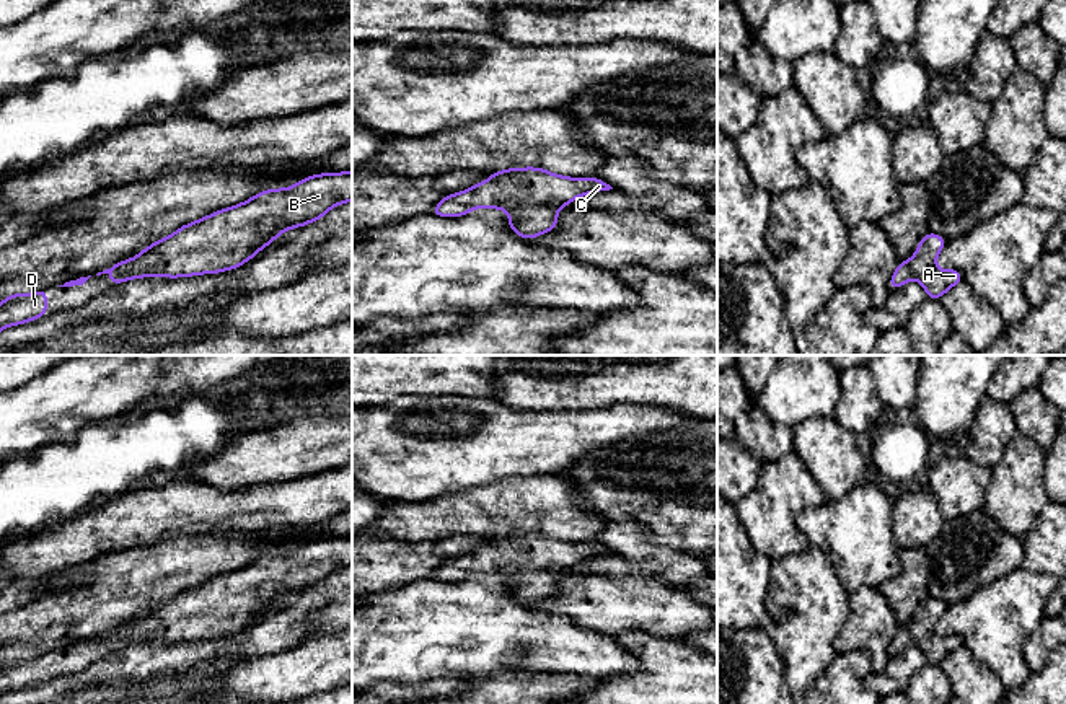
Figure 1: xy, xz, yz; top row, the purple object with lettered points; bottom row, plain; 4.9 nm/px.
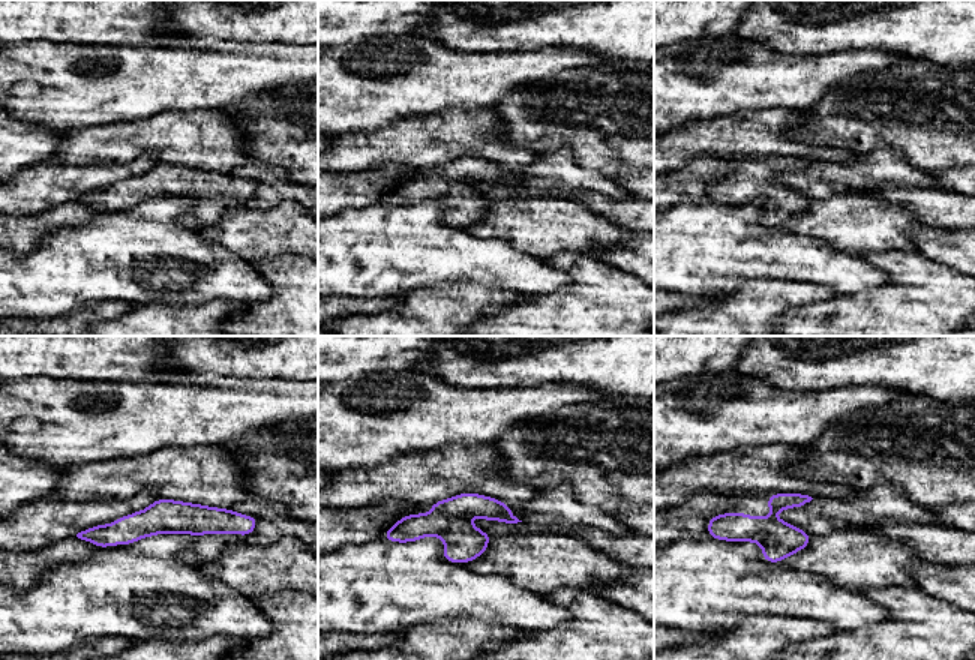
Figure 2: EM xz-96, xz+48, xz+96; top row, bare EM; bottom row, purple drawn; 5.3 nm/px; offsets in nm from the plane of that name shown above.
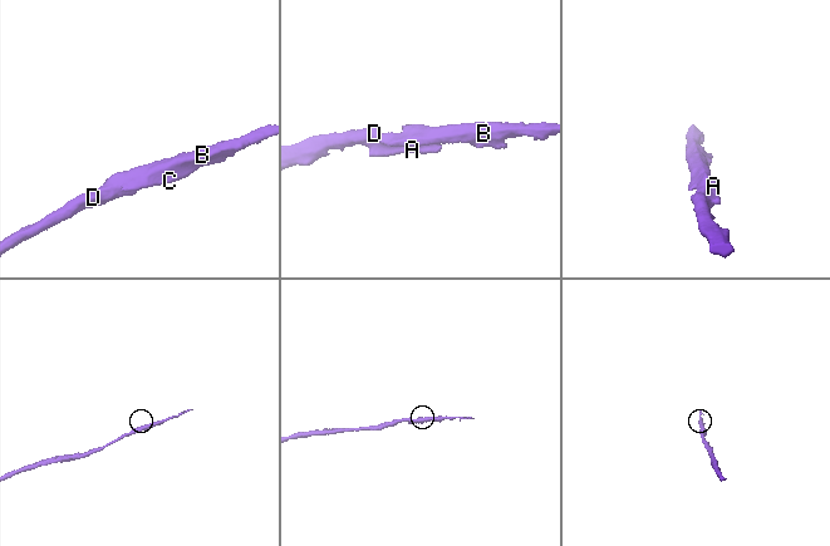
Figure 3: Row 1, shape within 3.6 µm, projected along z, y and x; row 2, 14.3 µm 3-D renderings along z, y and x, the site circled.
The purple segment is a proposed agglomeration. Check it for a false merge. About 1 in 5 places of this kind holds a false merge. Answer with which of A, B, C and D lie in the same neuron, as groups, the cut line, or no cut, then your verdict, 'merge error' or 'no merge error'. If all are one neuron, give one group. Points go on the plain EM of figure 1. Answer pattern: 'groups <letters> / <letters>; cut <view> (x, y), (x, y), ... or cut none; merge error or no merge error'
groups A B C D; cut none; no merge error

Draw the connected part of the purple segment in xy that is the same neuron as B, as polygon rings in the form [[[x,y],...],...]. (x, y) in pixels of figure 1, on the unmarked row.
[[[352,536],[313,539],[285,554],[266,554],[233,572],[183,590],[153,606],[134,624],[98,637],[119,650],[148,640],[189,642],[236,634],[289,593],[321,585],[336,570],[352,565]]]

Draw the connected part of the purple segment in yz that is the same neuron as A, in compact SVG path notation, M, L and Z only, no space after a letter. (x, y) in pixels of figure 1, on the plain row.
M927 598L921 603L914 621L910 626L900 626L896 636L888 645L888 653L898 655L910 644L916 644L926 655L927 663L939 665L949 653L963 645L957 634L939 636L936 624L947 605L942 600Z

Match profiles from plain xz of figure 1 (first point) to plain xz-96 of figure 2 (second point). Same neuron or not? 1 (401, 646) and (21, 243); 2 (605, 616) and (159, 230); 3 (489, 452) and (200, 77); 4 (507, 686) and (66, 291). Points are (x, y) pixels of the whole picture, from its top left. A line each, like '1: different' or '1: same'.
1: different
2: different
3: same
4: different

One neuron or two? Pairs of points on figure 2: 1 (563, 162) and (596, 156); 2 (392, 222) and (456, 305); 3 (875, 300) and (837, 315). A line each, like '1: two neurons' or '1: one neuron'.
1: two neurons
2: two neurons
3: one neuron

